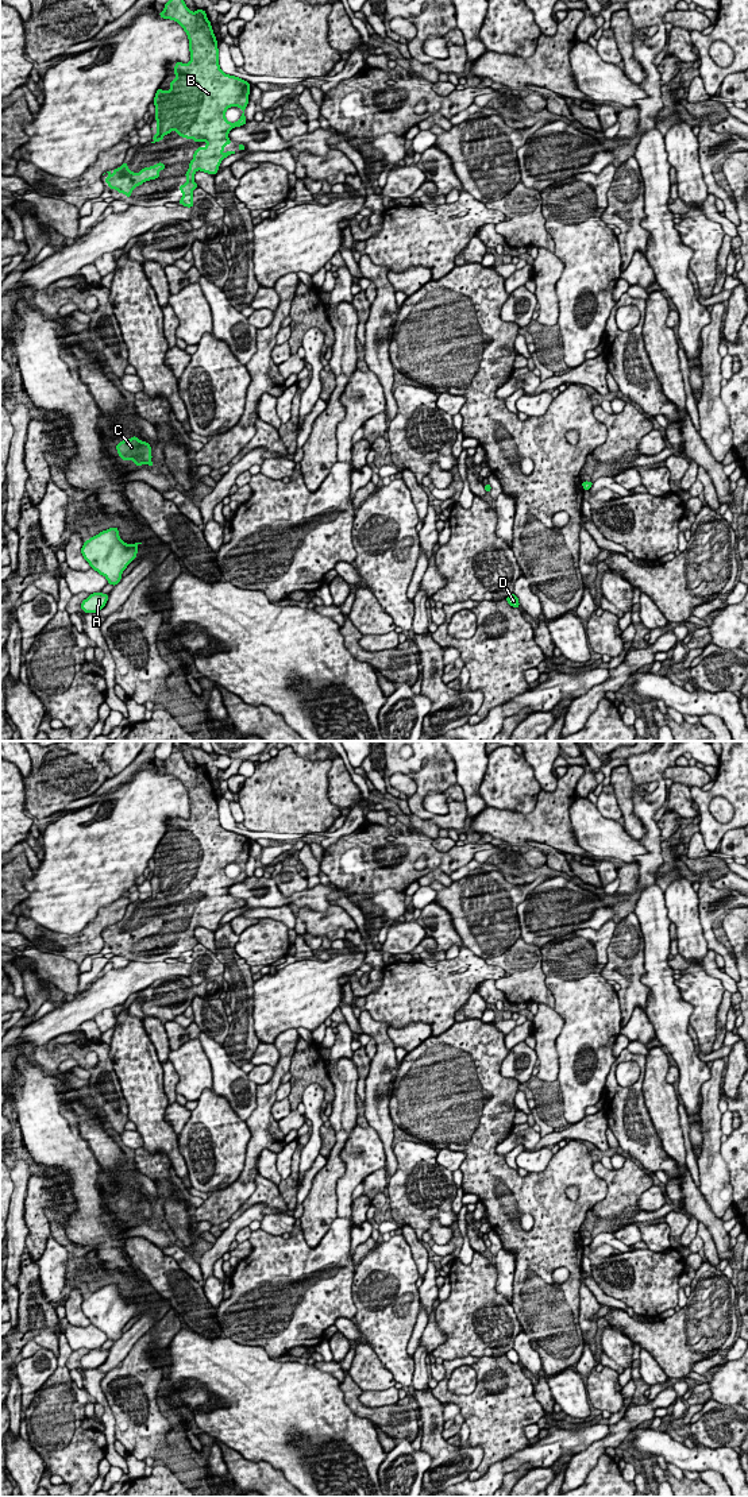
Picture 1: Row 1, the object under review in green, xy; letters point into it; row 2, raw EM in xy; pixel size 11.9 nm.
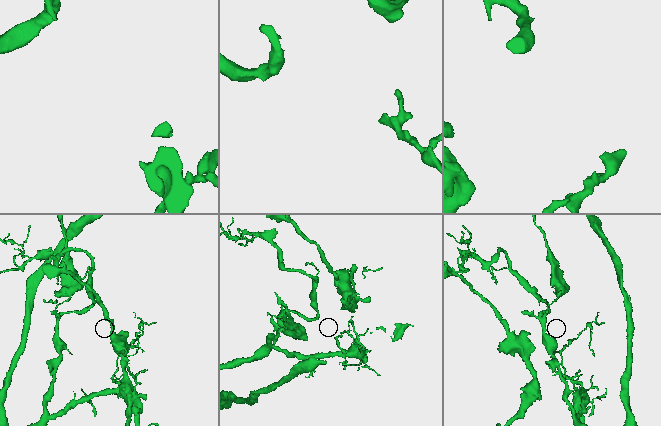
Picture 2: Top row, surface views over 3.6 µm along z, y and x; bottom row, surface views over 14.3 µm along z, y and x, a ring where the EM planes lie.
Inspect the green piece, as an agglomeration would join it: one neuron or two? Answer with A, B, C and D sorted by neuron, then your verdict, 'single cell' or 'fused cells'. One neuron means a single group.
groups A C D / B; fused cells

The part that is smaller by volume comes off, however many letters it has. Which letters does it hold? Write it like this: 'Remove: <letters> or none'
Remove: B

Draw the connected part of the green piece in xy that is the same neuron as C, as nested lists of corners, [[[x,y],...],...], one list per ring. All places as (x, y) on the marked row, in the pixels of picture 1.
[[[136,436],[117,443],[116,450],[123,460],[134,460],[136,467],[140,467],[144,463],[154,467],[151,462],[151,445],[139,440]]]

